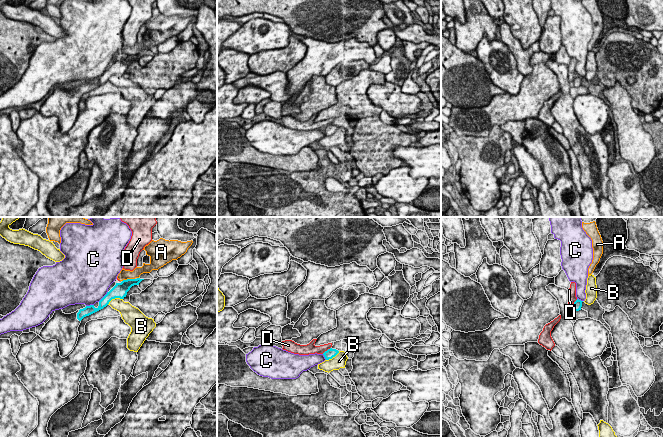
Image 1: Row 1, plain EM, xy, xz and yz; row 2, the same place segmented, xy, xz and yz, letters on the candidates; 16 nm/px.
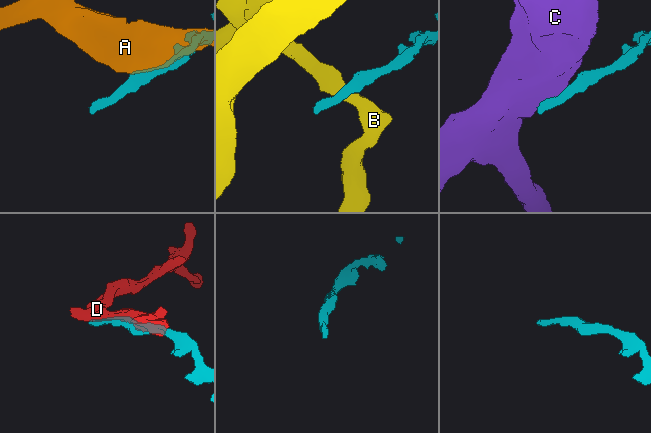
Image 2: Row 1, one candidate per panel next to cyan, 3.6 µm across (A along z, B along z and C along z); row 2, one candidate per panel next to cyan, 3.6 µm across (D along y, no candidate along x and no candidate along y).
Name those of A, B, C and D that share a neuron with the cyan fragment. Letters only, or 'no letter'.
no letter

